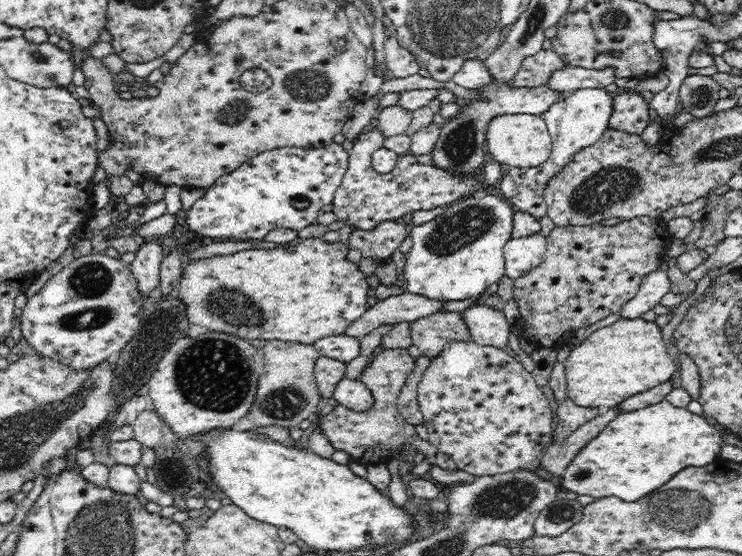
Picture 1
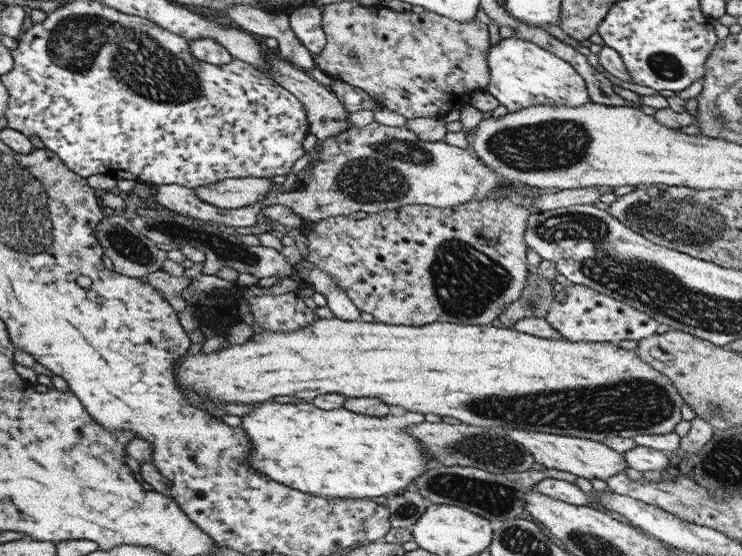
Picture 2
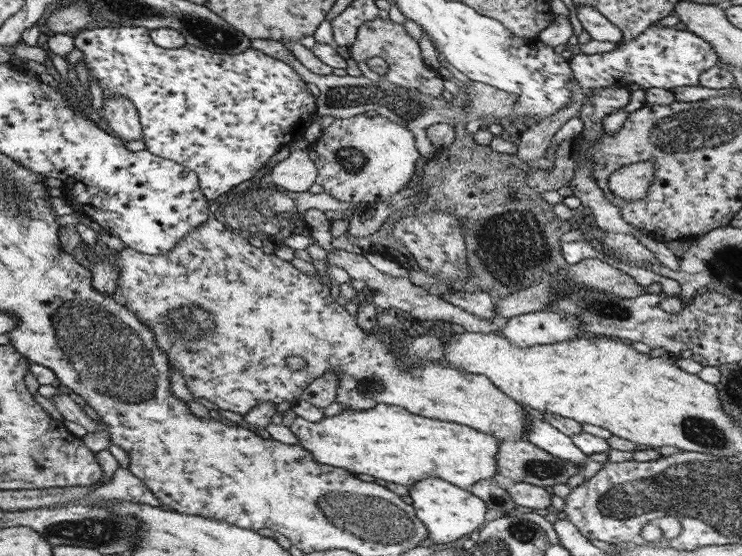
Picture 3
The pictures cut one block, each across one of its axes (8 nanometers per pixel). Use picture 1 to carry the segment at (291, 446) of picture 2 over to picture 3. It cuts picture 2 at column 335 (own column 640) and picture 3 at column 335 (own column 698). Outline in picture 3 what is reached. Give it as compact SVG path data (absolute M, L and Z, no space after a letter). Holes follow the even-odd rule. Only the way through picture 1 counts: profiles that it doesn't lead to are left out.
M377 404L363 412L353 412L353 414L341 412L333 417L324 416L315 423L295 417L288 429L297 438L299 445L311 452L313 460L321 464L345 468L357 474L369 474L373 478L381 478L385 482L395 482L403 486L409 486L421 478L441 478L449 484L465 489L474 482L492 478L496 473L495 453L499 440L495 437L455 422L421 418L405 412L399 406Z

